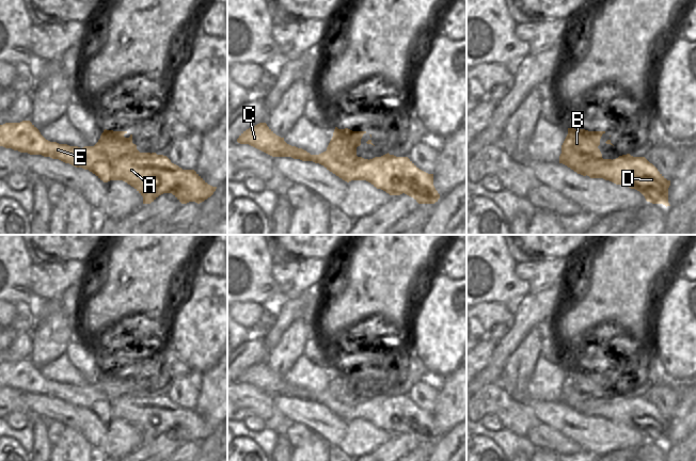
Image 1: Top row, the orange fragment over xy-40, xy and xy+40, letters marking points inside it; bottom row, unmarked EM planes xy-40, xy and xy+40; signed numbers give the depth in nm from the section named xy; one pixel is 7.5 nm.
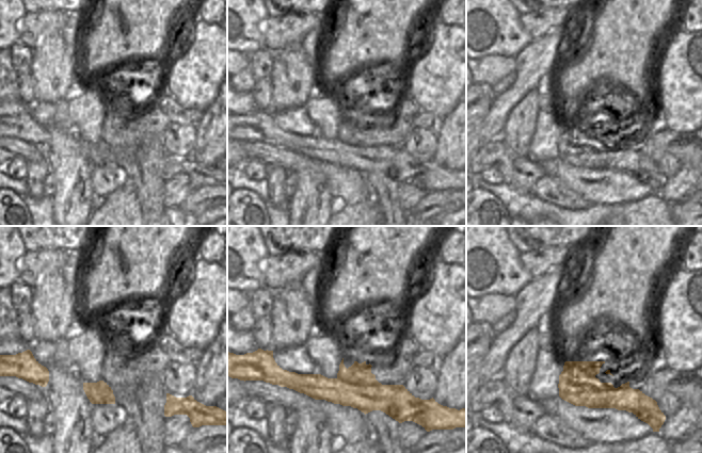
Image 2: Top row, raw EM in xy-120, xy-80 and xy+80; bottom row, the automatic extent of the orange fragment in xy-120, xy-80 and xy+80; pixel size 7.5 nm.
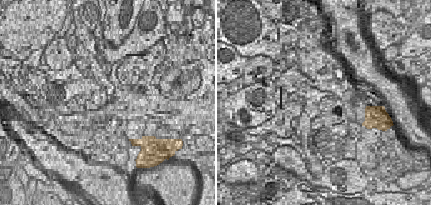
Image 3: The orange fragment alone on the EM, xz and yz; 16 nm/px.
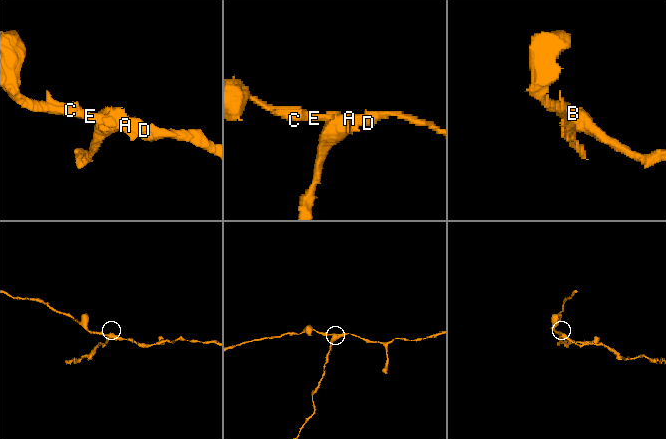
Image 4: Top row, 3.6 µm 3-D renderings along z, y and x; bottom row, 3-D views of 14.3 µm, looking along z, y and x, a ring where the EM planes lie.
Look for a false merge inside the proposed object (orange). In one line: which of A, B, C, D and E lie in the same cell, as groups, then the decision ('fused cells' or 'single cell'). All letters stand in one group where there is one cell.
groups A C D E / B; fused cells

